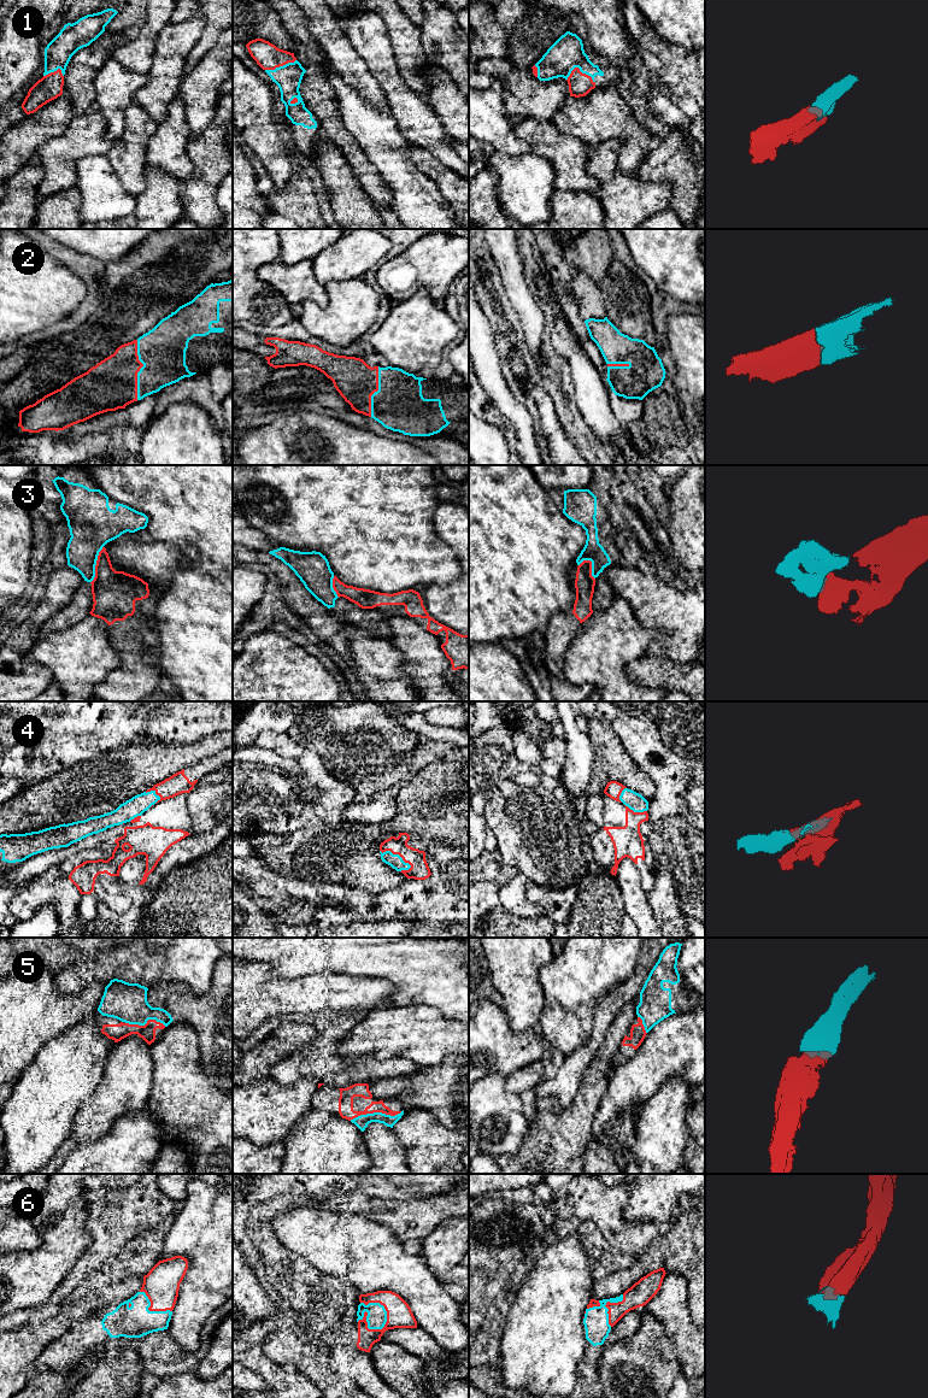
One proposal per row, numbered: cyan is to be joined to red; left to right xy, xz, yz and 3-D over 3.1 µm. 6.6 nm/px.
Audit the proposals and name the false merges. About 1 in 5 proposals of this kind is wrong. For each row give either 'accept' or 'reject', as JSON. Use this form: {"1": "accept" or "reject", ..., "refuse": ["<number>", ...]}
{"1": "accept", "2": "accept", "3": "reject", "4": "accept", "5": "accept", "6": "accept", "refuse": ["3"]}

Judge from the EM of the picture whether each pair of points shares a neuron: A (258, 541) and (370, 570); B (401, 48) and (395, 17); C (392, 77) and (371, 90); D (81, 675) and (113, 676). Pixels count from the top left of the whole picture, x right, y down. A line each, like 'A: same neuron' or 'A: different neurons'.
A: different neurons
B: same neuron
C: different neurons
D: different neurons

